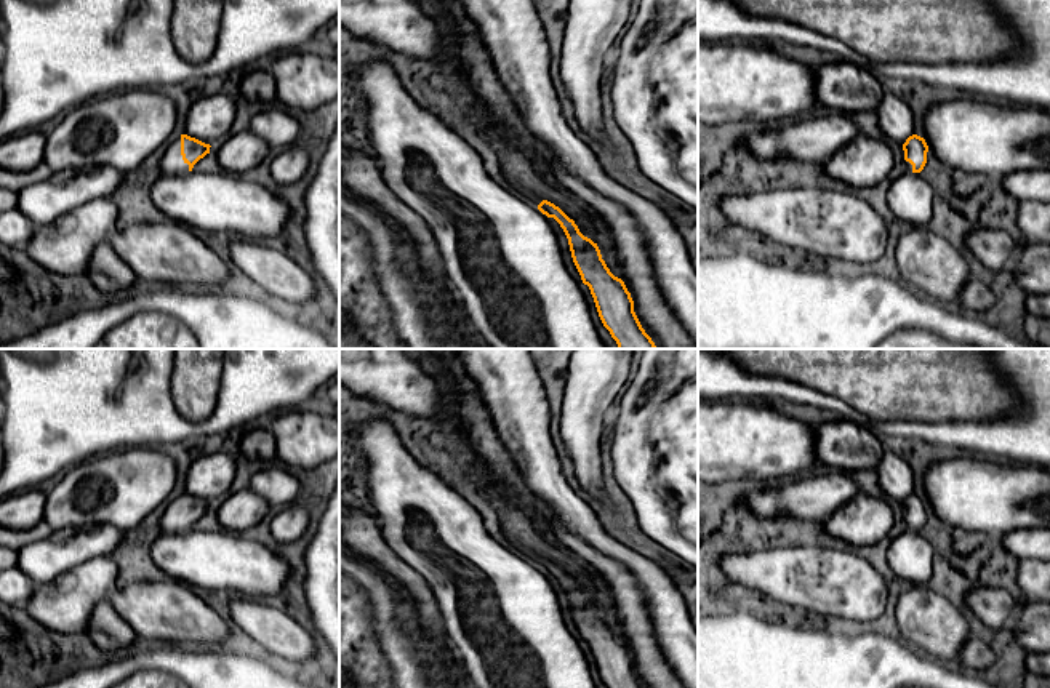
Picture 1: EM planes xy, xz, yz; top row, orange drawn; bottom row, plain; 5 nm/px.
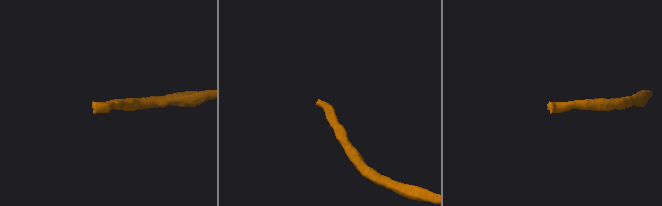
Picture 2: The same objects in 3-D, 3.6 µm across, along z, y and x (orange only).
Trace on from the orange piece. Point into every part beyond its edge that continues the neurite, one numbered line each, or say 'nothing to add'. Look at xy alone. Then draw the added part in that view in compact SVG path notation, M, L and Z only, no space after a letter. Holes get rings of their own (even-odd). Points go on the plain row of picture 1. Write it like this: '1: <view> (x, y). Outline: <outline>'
1: xy (170, 519). Outline: M178 491L174 498L165 504L157 512L158 528L163 534L178 534L181 531L189 531L189 523L181 514L181 493Z

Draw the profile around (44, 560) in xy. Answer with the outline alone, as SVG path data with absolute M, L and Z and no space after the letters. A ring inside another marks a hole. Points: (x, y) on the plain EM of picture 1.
M82 525L54 530L48 538L18 549L16 566L37 586L48 584L77 565L109 557L125 530L110 525Z

